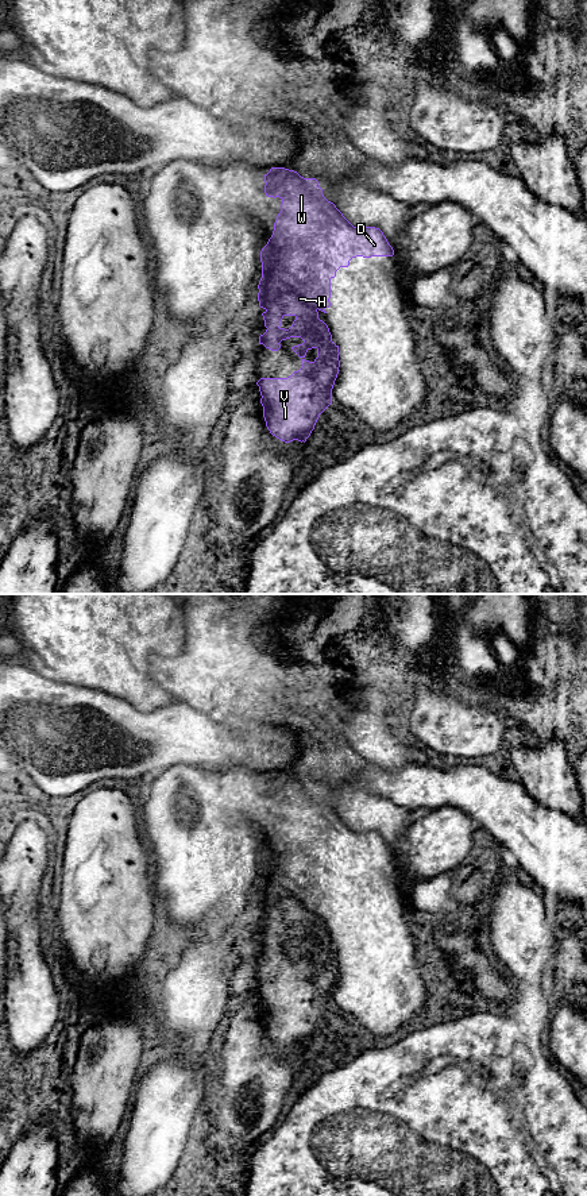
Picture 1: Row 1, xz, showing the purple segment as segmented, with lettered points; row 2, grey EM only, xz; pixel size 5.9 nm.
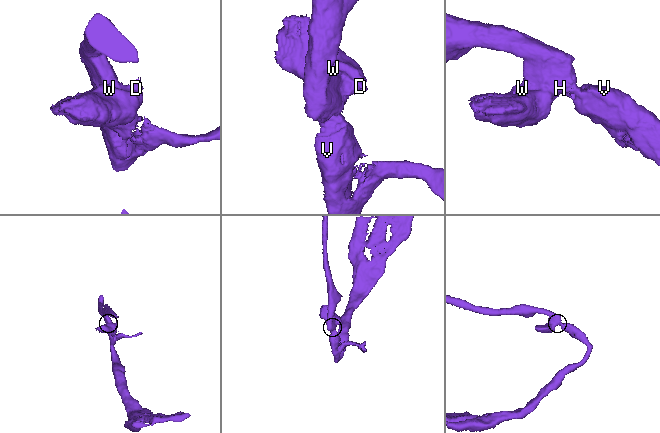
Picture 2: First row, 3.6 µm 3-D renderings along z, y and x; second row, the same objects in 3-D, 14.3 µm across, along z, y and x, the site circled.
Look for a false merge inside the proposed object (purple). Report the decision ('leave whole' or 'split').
split

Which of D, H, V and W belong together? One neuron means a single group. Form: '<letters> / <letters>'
D W / H V

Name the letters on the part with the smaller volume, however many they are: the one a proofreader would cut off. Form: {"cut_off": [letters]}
{"cut_off": ["D", "W"]}

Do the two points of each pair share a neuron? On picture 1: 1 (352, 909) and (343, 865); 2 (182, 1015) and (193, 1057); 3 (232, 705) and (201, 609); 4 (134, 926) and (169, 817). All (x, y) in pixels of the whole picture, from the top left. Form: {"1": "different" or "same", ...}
{"1": "same", "2": "same", "3": "same", "4": "different"}

